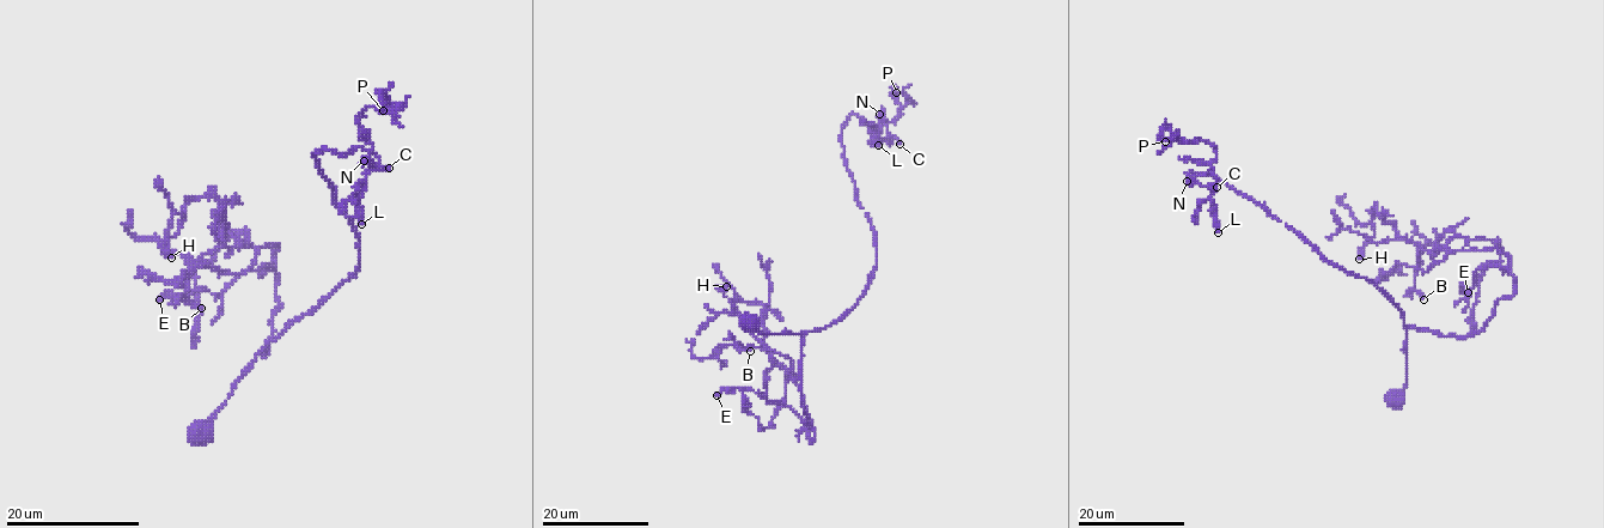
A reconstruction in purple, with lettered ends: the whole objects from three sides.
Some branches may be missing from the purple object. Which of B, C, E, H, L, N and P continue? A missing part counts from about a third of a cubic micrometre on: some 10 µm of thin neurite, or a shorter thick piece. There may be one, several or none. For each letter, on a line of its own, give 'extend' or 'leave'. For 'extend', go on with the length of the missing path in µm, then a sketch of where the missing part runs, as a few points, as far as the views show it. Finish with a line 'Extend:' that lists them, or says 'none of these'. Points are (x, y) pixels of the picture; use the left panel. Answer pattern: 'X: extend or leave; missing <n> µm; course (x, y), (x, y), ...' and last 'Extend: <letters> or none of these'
B: leave
C: leave
E: leave
H: leave
L: leave
N: leave
P: leave
Extend: none of these

